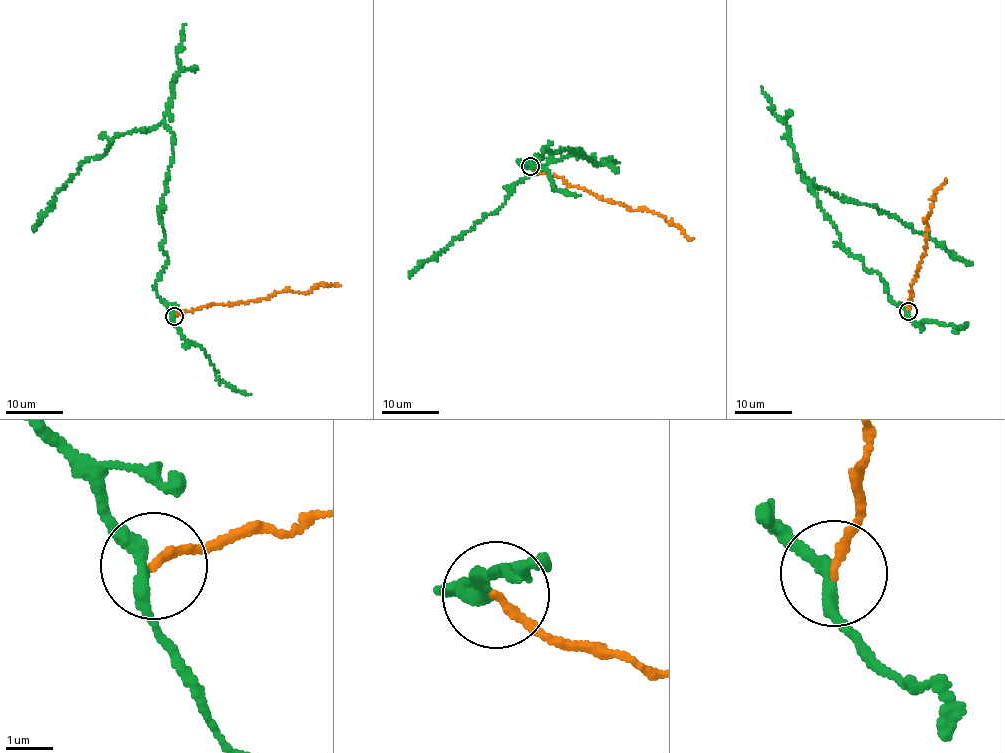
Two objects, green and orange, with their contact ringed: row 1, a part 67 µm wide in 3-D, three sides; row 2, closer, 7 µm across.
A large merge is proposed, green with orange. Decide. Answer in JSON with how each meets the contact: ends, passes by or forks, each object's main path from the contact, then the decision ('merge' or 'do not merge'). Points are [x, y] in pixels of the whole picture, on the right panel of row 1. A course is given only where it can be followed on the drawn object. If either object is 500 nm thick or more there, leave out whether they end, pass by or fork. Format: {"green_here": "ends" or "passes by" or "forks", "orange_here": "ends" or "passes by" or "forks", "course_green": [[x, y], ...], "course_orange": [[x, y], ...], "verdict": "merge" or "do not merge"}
{"green_here": "passes by", "orange_here": "ends", "course_green": [[907, 311], [890, 299], [875, 271], [843, 247], [841, 234], [803, 175], [815, 188], [891, 215], [971, 264]], "course_orange": [[907, 310], [910, 288], [923, 255], [927, 224], [925, 218], [934, 194], [944, 179]], "verdict": "do not merge"}

